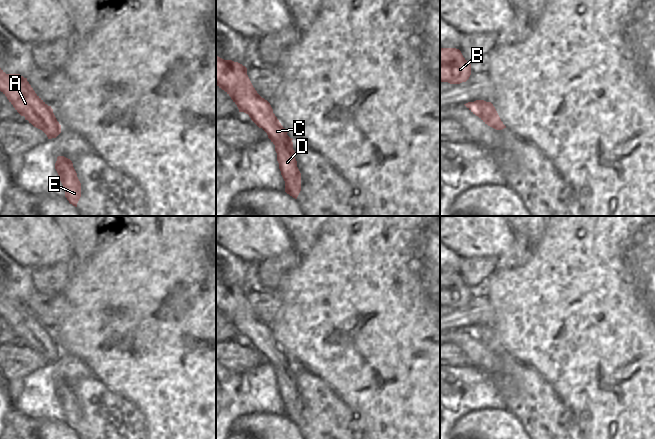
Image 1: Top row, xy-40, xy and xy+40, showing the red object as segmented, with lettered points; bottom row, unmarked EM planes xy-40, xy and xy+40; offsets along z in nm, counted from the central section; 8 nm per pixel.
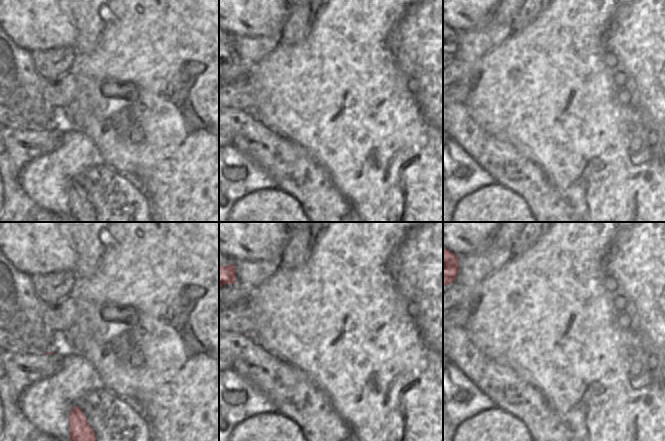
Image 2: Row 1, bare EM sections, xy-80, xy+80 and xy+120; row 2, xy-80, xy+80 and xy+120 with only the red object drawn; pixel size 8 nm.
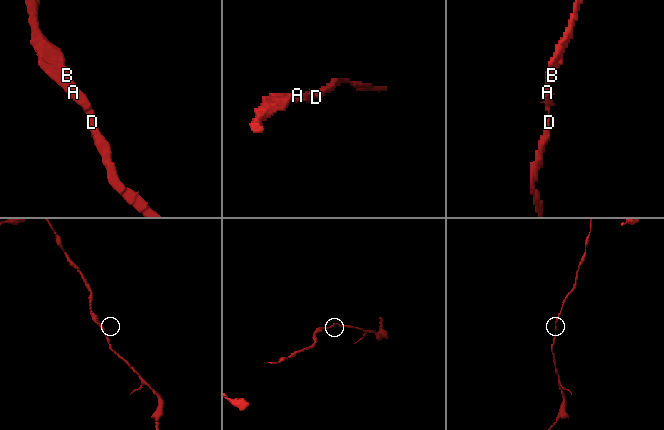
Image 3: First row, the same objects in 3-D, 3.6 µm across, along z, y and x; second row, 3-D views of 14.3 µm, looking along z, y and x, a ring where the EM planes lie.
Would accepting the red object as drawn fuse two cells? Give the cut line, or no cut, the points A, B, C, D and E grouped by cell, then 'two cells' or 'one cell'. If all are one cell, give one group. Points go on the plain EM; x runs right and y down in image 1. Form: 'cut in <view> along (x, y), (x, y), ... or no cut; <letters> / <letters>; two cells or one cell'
no cut; A B C D E; one cell

